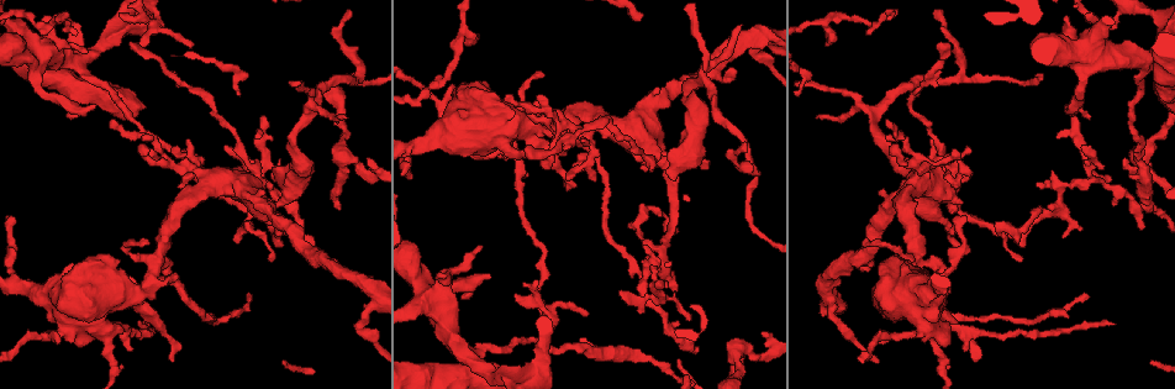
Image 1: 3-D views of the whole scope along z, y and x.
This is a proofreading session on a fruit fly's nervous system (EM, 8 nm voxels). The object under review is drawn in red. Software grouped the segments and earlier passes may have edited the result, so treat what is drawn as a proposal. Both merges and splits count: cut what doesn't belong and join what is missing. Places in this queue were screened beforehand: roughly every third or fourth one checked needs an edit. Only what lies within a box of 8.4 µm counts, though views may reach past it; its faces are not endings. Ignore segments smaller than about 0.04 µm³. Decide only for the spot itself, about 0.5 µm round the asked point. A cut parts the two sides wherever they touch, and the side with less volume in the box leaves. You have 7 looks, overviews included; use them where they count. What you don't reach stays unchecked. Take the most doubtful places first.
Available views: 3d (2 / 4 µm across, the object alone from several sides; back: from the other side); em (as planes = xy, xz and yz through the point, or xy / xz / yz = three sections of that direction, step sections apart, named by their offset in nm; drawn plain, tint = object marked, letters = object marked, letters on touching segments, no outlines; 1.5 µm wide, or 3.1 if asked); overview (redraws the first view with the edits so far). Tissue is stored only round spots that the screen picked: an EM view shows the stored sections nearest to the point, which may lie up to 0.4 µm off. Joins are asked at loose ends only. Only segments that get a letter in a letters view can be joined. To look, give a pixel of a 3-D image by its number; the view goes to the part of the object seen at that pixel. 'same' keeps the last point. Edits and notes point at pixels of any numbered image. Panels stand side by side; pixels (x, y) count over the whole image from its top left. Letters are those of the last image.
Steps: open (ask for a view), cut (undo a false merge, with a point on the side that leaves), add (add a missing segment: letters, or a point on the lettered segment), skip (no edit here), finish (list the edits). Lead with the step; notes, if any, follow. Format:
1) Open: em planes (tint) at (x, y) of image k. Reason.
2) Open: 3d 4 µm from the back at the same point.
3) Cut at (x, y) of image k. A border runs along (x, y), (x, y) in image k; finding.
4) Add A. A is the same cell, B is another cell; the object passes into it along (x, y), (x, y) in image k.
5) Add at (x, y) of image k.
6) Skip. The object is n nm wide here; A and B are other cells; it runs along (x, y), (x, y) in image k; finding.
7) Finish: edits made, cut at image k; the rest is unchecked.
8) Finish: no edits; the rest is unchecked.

Open: 3d 2 µm at (652, 168) of image 1. Stops while still wide.

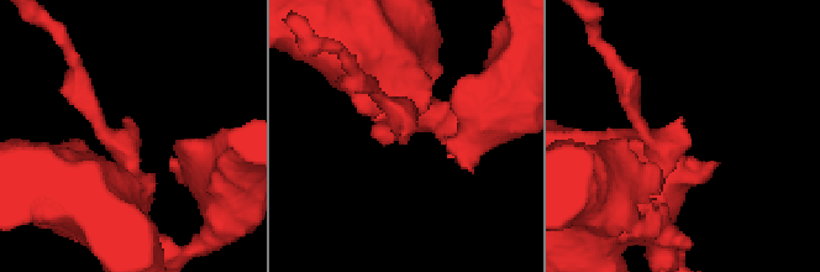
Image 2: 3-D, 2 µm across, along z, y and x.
Open: em planes (plain) at (126, 121) of image 2. Now the EM.

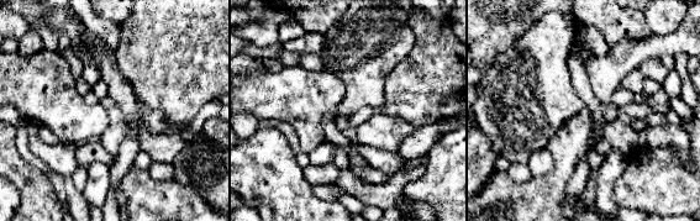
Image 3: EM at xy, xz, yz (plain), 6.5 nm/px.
Open: em planes (letters) at the same point.

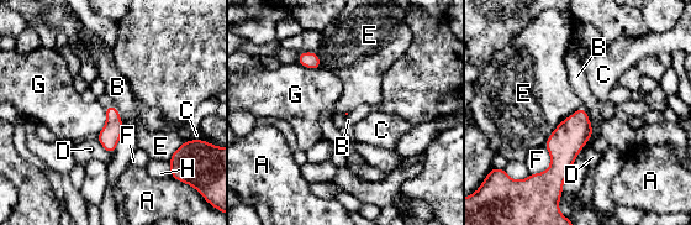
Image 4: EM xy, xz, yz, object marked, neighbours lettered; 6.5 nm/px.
Skip. A, B, C, D, E, F, G and H are other cells; a border runs along (580, 105), (553, 130), (543, 146) in image 4; none of them fits.

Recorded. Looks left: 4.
Open: em planes (letters) at (1089, 296) of image 1. Free end.

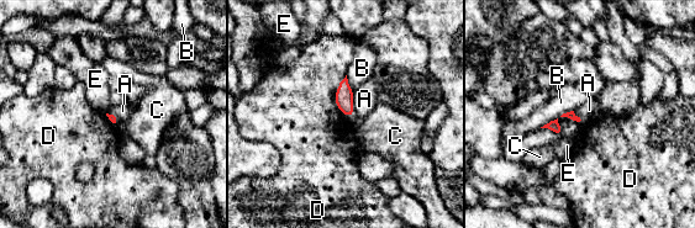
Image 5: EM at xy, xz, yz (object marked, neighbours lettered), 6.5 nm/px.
Skip. A, B, C, D and E are other cells; a border runs along (346, 74), (335, 105), (351, 118) in image 5; none of them fits.

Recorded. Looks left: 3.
Open: 3d 4 µm at (733, 348) of image 1. Branch point.

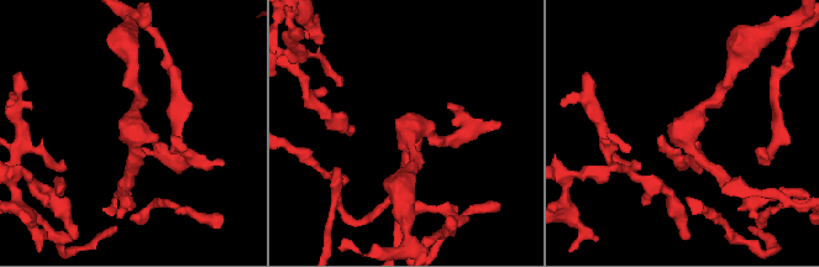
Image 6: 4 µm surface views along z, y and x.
Open: em xz step 4 (tint) at (409, 126) of image 6. 3 arms meet here.

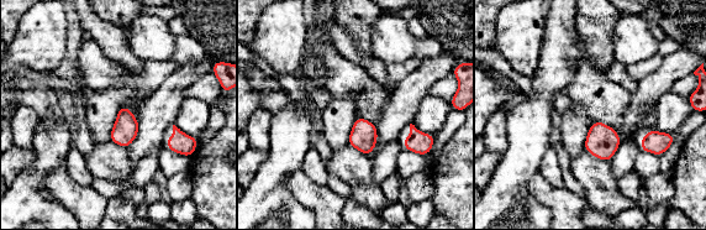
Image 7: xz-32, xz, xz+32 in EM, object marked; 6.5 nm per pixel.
Open: em planes (letters) at the same point. Cut it another way.

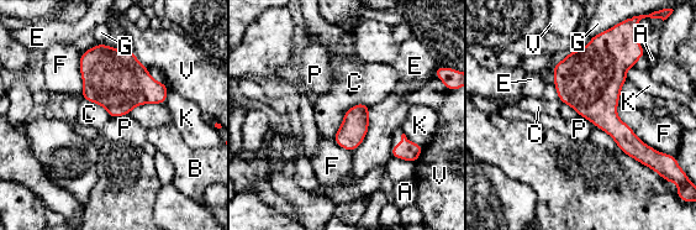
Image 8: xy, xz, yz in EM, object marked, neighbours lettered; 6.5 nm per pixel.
Skip. The object is 380 nm wide here; A, B, C, E, F, G, K, P and V are other cells; a border runs along (368, 104), (344, 113), (333, 141) in image 8; continuous, no second neuron.

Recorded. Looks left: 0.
Finish: no edits; the rest is unchecked.

